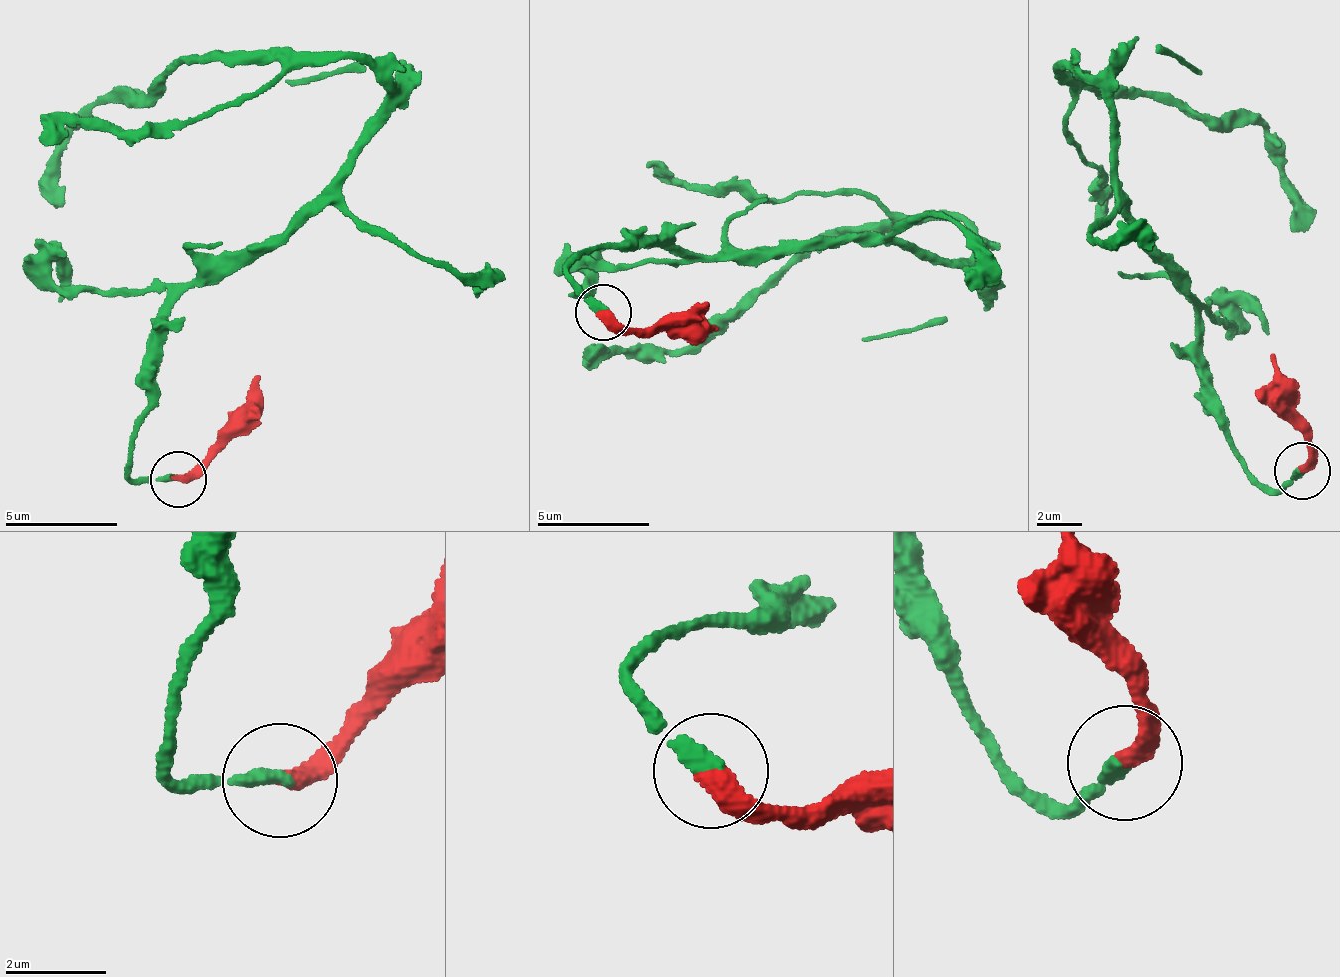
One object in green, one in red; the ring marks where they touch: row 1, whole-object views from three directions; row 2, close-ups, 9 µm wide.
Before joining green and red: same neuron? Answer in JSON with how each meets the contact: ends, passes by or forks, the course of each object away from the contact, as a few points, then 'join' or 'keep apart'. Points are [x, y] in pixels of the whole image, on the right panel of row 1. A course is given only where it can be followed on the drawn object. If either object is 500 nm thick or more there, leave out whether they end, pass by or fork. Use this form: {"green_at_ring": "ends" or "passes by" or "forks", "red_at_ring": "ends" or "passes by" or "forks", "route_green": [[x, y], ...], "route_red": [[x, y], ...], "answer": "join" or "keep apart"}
{"green_at_ring": "ends", "red_at_ring": "ends", "route_green": [[1303, 471], [1261, 485], [1218, 420], [1103, 92], [1060, 66], [1102, 97], [1261, 125], [1306, 234]], "route_red": [[1303, 471], [1309, 457], [1292, 384], [1268, 353]], "answer": "join"}

